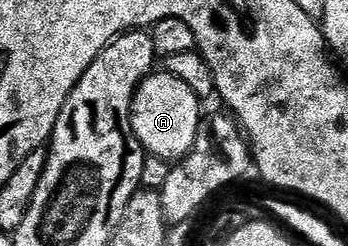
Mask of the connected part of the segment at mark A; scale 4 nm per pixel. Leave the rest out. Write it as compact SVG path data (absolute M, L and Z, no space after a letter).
M155 71L135 88L135 98L131 101L131 126L150 156L175 163L190 153L197 139L201 120L199 105L201 98L187 84L181 83L181 79L166 71Z

